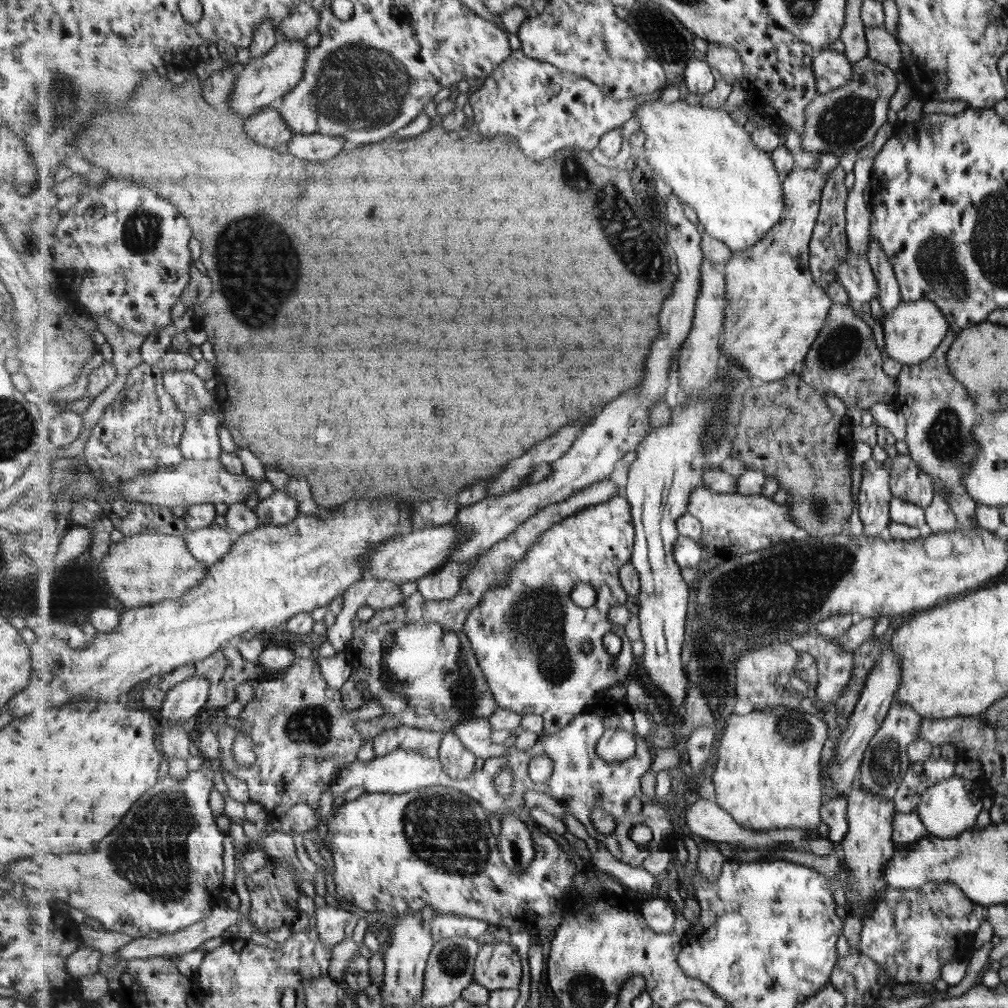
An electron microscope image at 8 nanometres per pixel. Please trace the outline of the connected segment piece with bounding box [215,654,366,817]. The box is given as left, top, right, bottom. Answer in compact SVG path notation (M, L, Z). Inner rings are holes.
M295 654L293 662L290 664L289 668L281 671L275 679L264 679L262 681L257 681L254 684L255 695L252 699L244 705L241 713L238 715L242 720L242 725L240 730L237 731L234 727L227 725L225 722L222 723L221 730L216 732L217 740L221 744L221 756L219 756L219 764L215 764L216 768L220 770L225 770L237 778L244 780L248 786L248 791L250 792L251 801L259 802L265 809L268 816L274 815L278 817L285 816L295 805L299 803L307 803L311 805L318 814L319 802L321 802L321 796L323 792L327 792L331 788L331 784L334 781L335 776L339 774L343 769L347 768L352 762L357 761L357 754L359 750L363 748L366 740L362 738L362 734L358 731L359 718L352 711L349 711L346 704L343 702L342 691L339 689L334 689L332 686L327 684L327 681L323 676L321 676L321 670L319 670L319 664L317 664L317 658L312 660L308 658L302 658ZM240 732L248 732L252 734L254 739L254 750L256 751L256 761L250 767L243 767L238 763L238 760L234 757L234 741L235 738L240 734Z

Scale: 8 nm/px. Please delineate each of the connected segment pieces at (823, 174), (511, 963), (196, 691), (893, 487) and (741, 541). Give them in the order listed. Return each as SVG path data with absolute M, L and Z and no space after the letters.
M820 153L816 169L795 169L784 178L785 210L782 219L747 250L735 252L726 263L726 318L724 319L721 356L741 365L757 383L769 384L791 376L795 366L803 363L822 332L830 310L835 305L827 291L815 280L810 263L810 244L813 240L824 186L839 166L839 156Z
M511 943L485 944L478 953L474 980L490 991L518 988L523 980L523 964Z
M195 676L180 682L165 695L158 715L168 724L189 725L197 712L205 709L210 695L210 681Z
M896 454L894 460L890 461L889 488L893 497L902 499L922 509L932 501L933 484L910 456Z
M700 486L692 492L687 513L693 514L701 522L703 534L701 534L699 544L705 552L703 557L725 556L725 558L735 558L735 556L741 556L741 554L747 554L747 552L757 552L757 550L763 550L769 548L769 546L794 539L797 530L800 530L790 513L789 504L780 505L774 498L763 495L718 492L707 486Z

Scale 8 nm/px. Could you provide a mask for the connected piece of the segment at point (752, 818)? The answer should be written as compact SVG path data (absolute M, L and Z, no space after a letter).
M780 705L778 708L768 708L767 710L753 710L748 714L732 714L728 718L728 723L722 741L720 742L720 757L713 777L716 801L741 825L753 830L770 831L773 829L811 829L815 831L822 821L822 807L825 805L824 784L821 784L821 752L823 752L827 739L829 738L828 724L823 722L820 715L802 712L799 708L793 709Z

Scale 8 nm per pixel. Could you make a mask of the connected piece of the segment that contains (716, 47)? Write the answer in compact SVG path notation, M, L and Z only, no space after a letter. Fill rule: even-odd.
M709 42L706 55L706 62L711 65L713 70L719 72L722 80L728 83L742 81L745 74L743 72L743 59L741 59L739 51L718 42Z

